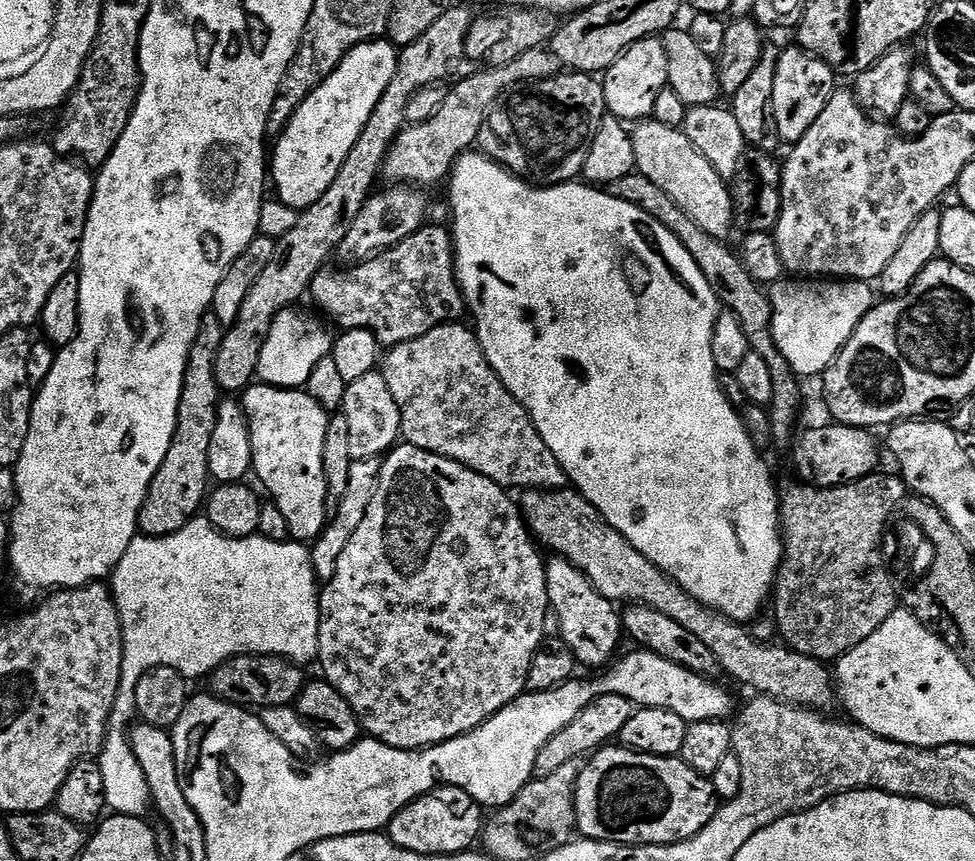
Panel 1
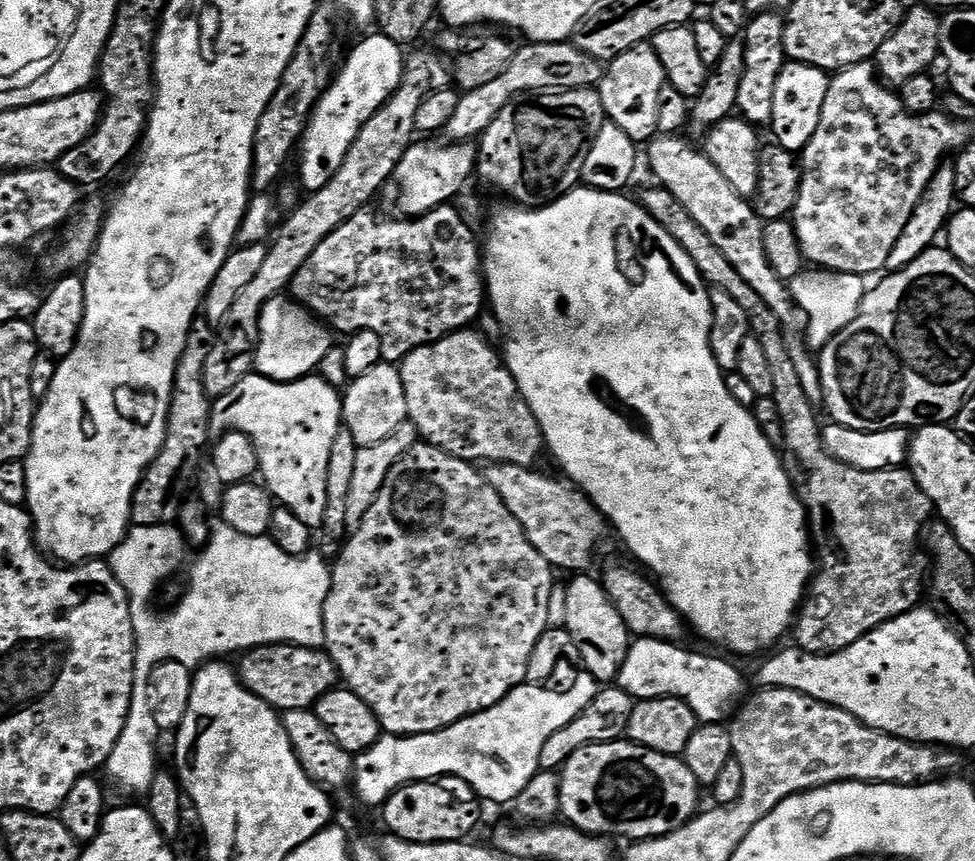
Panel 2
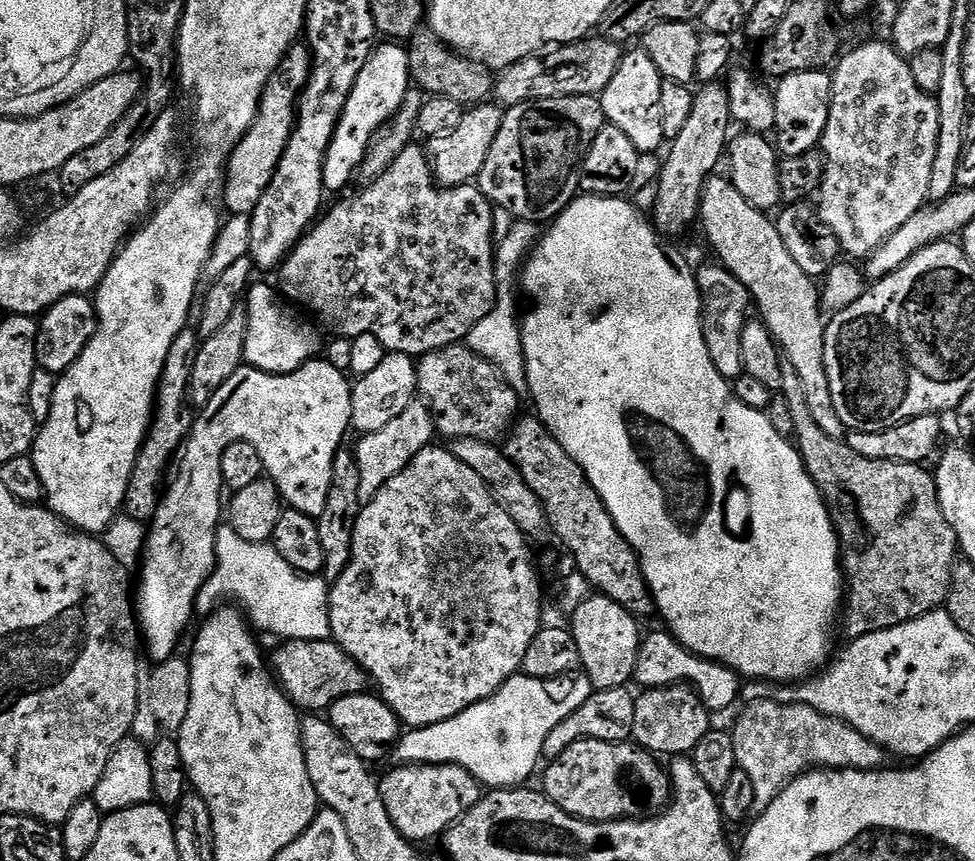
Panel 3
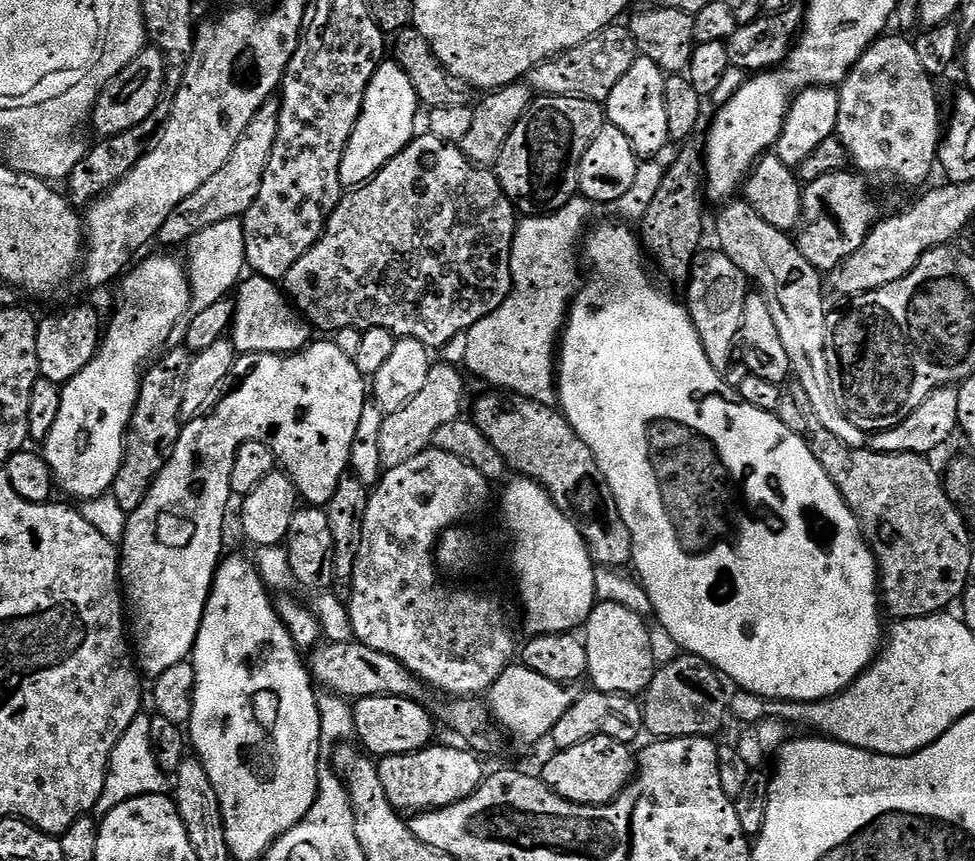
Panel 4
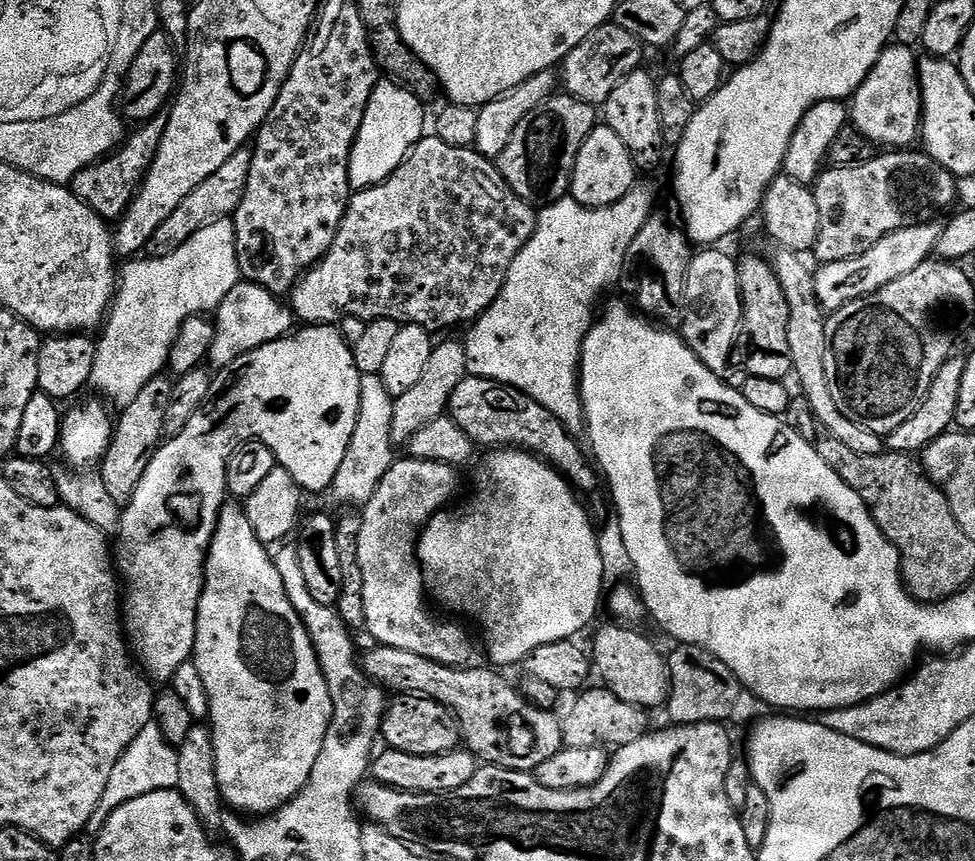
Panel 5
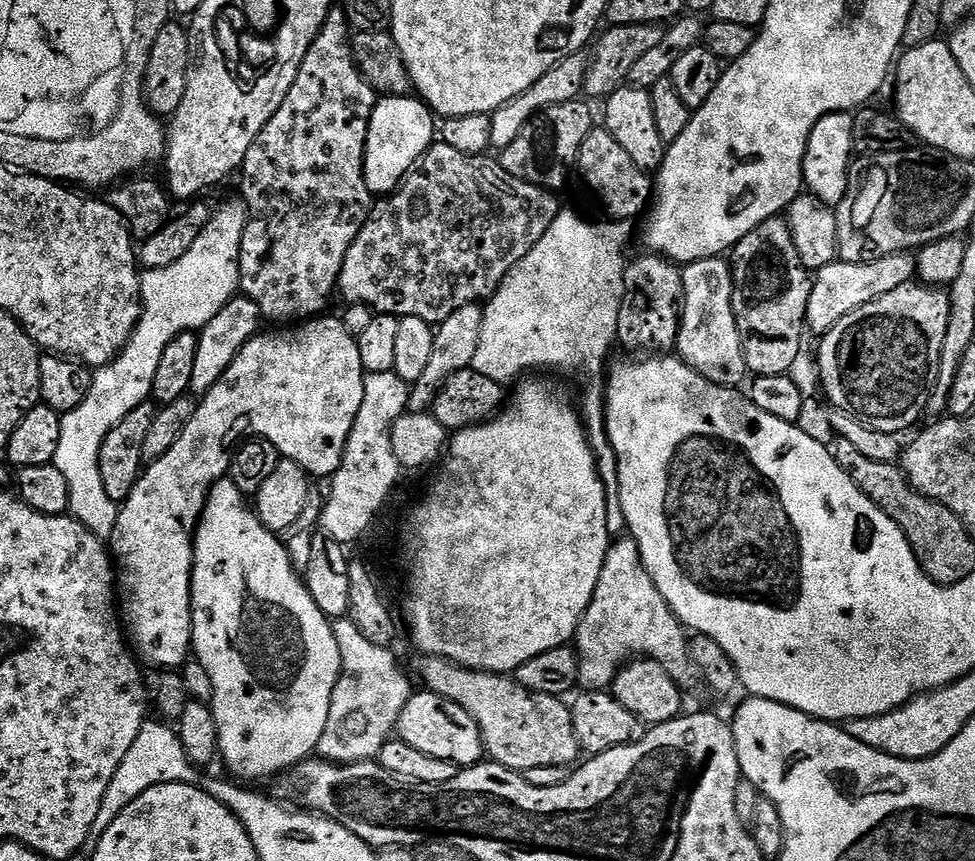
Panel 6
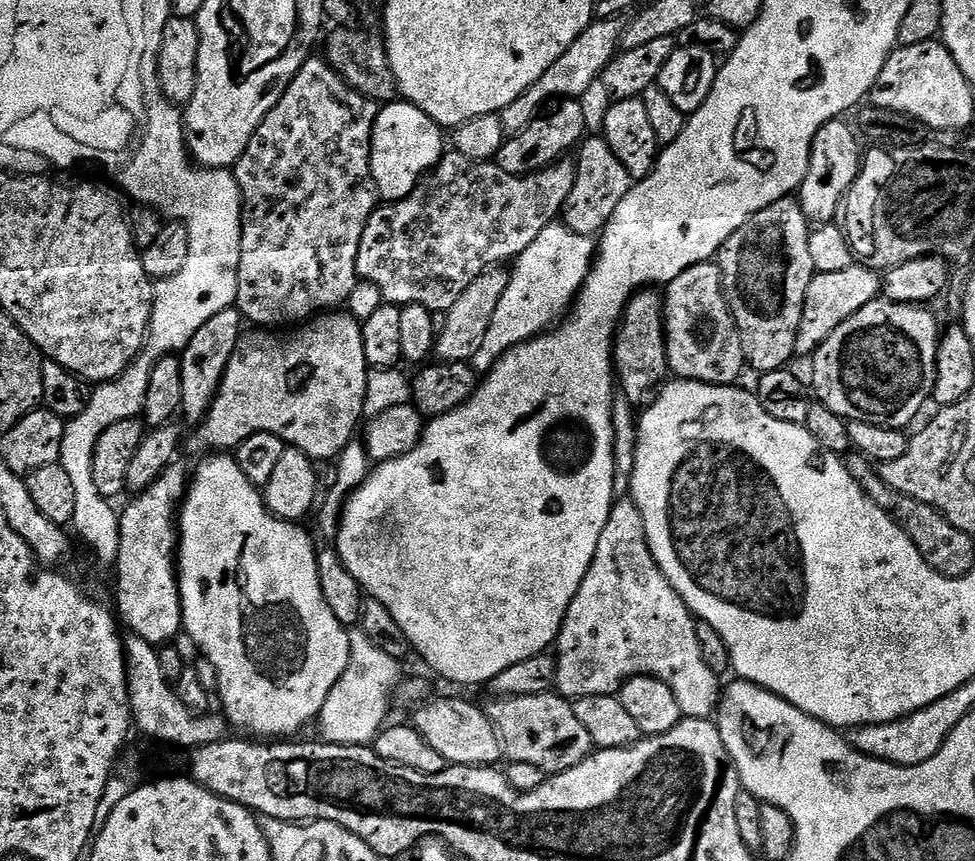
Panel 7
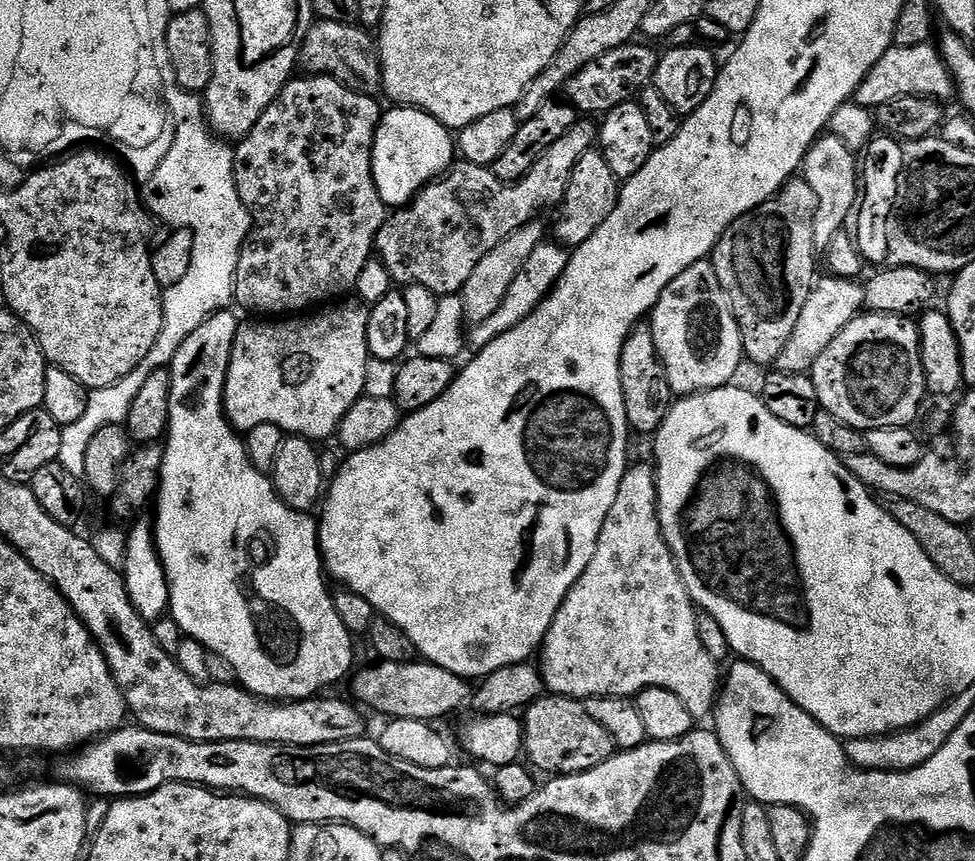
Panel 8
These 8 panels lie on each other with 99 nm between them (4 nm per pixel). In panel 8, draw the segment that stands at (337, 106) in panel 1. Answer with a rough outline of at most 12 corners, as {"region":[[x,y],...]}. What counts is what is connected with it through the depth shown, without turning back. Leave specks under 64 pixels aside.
{"region":[[392,106],[376,128],[378,194],[399,210],[454,163],[428,112]]}

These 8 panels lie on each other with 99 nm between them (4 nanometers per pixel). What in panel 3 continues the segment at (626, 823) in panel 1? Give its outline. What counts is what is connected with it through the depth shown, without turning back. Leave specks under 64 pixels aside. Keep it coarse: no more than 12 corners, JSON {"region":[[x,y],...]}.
{"region":[[574,742],[542,791],[566,814],[659,814],[669,769],[632,742]]}

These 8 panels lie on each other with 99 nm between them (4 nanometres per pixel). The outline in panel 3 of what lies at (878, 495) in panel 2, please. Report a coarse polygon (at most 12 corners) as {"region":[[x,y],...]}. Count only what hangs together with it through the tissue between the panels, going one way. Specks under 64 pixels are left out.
{"region":[[814,422],[794,443],[840,537],[848,638],[947,601],[954,526],[924,464],[862,458]]}

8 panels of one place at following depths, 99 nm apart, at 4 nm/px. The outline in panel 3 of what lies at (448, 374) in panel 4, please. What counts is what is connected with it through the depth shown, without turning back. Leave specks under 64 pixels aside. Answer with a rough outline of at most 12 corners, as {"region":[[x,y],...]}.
{"region":[[414,402],[354,444],[361,505],[437,439]]}

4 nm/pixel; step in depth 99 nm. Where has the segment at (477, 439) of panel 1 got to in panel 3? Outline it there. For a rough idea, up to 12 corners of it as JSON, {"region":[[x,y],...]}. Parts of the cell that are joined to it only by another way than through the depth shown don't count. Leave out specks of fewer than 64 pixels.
{"region":[[463,343],[419,357],[437,433],[503,441],[521,415],[493,364]]}

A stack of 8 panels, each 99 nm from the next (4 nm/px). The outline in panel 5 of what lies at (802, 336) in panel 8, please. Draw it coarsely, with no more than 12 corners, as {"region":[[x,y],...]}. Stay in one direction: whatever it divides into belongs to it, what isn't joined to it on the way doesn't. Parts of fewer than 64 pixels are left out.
{"region":[[916,222],[815,269],[825,313],[890,286],[935,253],[941,225]]}

